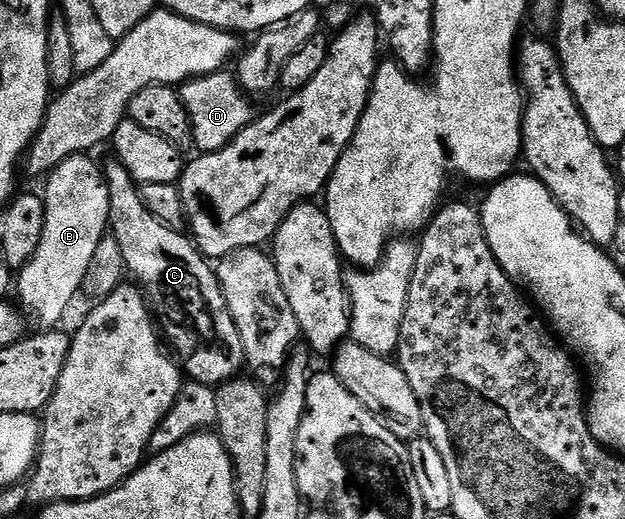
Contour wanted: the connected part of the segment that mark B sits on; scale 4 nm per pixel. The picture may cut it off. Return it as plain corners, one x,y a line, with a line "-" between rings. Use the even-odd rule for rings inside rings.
89,154
73,155
60,161
60,165
45,176
44,233
36,253
32,253
32,261
16,275
17,302
42,329
54,329
61,324
58,322
80,295
84,275
101,239
108,235
108,185
103,168
99,164
97,167
90,158

